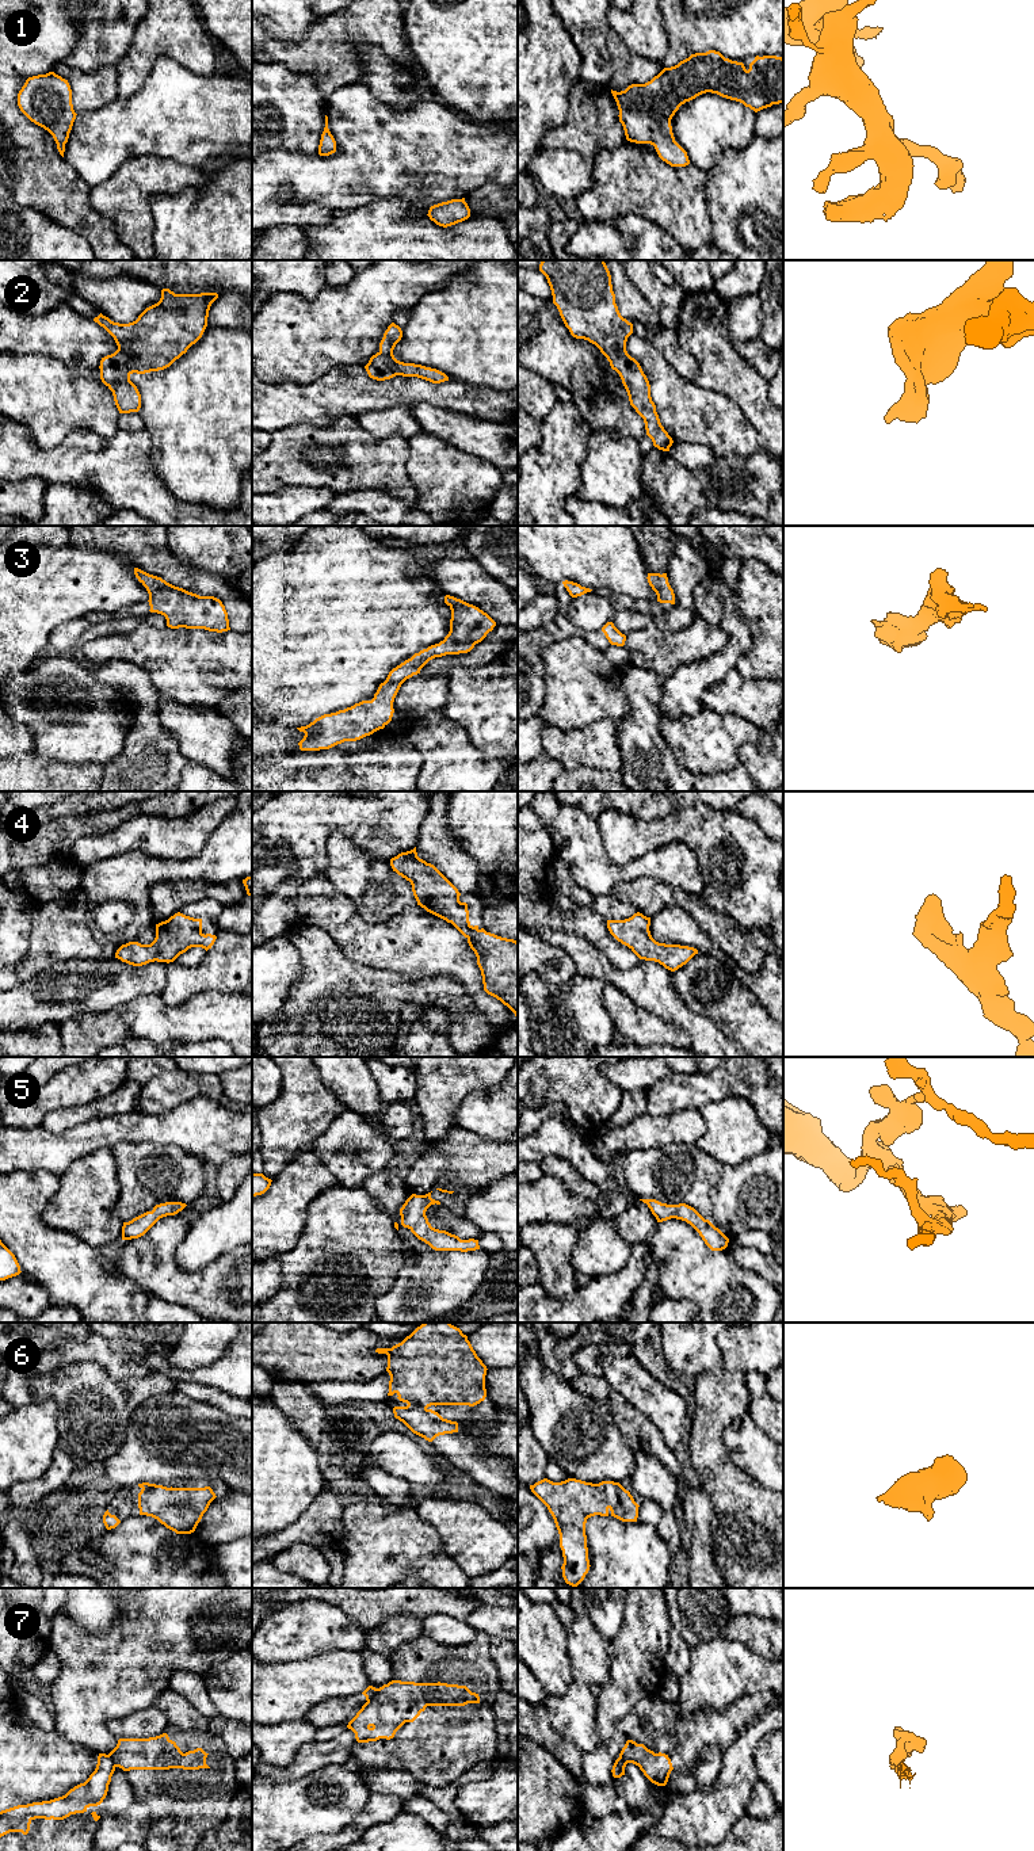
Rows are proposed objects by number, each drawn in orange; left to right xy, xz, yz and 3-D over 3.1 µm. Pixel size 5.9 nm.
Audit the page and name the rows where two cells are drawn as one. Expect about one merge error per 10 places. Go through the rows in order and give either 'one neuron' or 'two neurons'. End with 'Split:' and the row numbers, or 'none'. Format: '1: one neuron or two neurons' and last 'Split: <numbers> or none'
1: one neuron
2: one neuron
3: one neuron
4: one neuron
5: one neuron
6: one neuron
7: two neurons
Split: 7

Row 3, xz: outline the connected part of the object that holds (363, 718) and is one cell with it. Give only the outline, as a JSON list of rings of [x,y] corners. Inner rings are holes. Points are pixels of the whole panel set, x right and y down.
[[[450,595],[444,596],[444,603],[451,610],[450,631],[444,640],[393,668],[371,701],[362,701],[344,710],[324,714],[309,725],[297,728],[305,733],[298,743],[301,751],[329,749],[384,729],[392,721],[394,698],[407,679],[420,673],[420,669],[435,657],[470,652],[496,626],[487,612],[473,604]]]

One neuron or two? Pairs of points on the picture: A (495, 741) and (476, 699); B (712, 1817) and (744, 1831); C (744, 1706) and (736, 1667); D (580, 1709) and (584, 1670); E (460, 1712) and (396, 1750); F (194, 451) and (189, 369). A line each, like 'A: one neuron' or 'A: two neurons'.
A: one neuron
B: two neurons
C: two neurons
D: two neurons
E: one neuron
F: one neuron

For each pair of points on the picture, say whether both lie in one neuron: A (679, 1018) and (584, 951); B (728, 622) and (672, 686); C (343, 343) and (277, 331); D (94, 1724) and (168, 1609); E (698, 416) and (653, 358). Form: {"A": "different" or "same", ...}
{"A": "same", "B": "same", "C": "same", "D": "same", "E": "same"}

